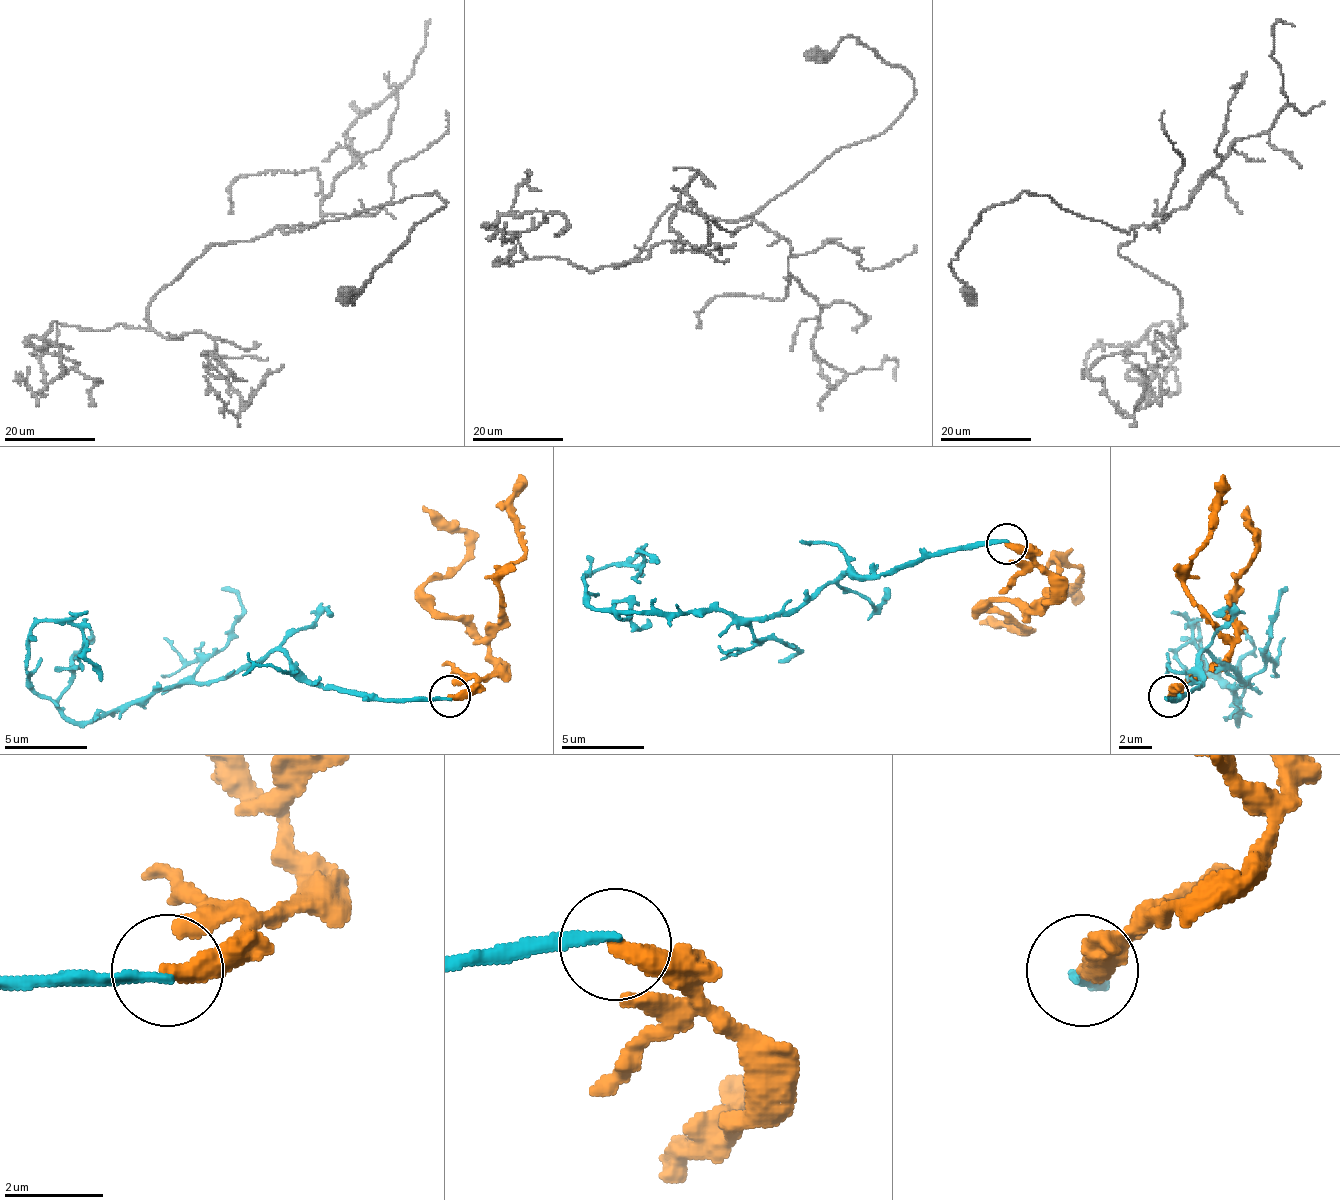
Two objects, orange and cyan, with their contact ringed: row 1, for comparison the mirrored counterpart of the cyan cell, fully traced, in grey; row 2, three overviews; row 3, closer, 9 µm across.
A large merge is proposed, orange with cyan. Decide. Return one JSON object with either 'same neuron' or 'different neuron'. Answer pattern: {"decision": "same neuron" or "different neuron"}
{"decision": "different neuron"}

